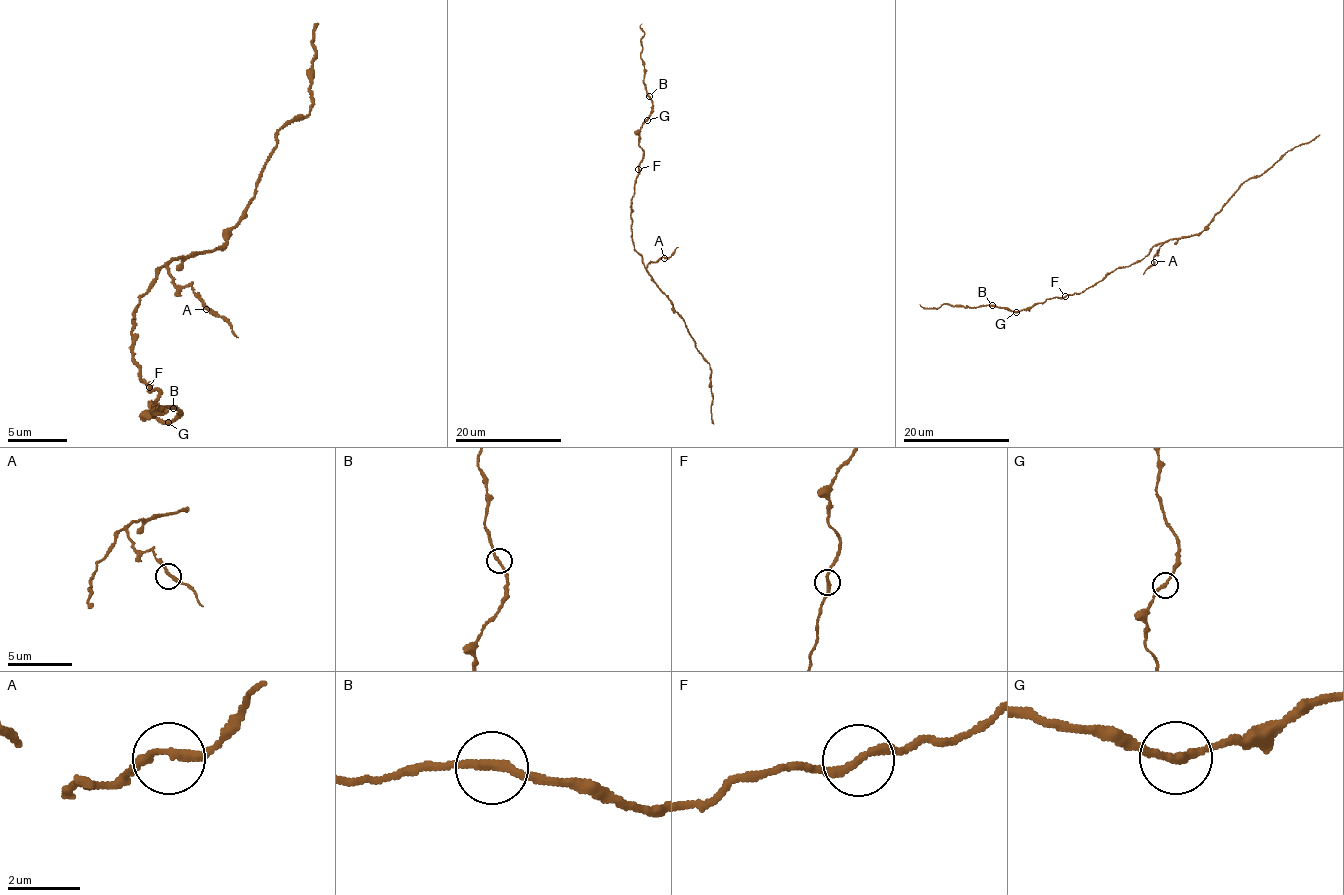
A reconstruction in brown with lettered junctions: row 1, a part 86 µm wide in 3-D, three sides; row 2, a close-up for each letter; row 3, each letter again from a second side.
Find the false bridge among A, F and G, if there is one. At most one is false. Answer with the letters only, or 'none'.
none

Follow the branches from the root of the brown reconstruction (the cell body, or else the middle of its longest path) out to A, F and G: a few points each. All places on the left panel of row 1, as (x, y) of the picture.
A: (137, 306), (155, 274), (164, 268), (179, 285), (188, 285), (206, 309)
F: (137, 306), (131, 321), (134, 324), (131, 351), (140, 366), (140, 378), (149, 387)
G: (137, 306), (131, 351), (140, 378), (149, 390), (158, 390), (149, 411), (167, 423)

